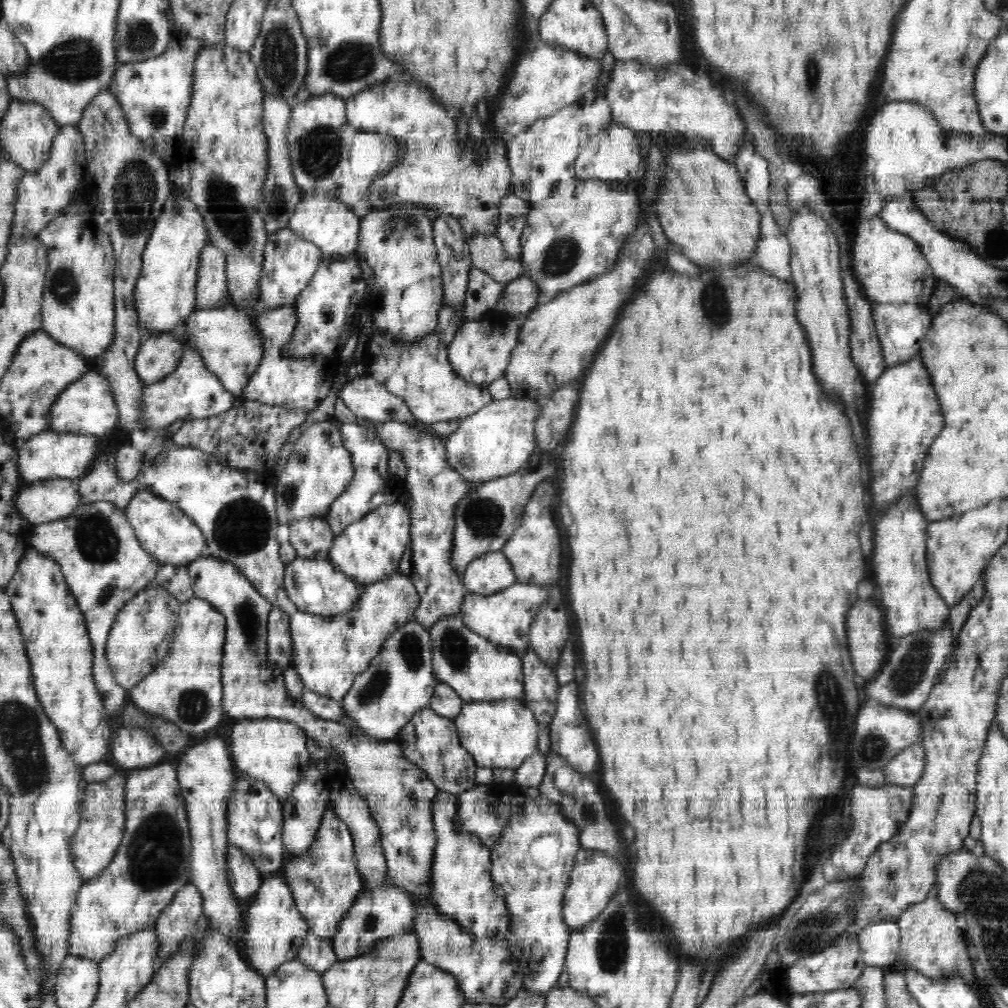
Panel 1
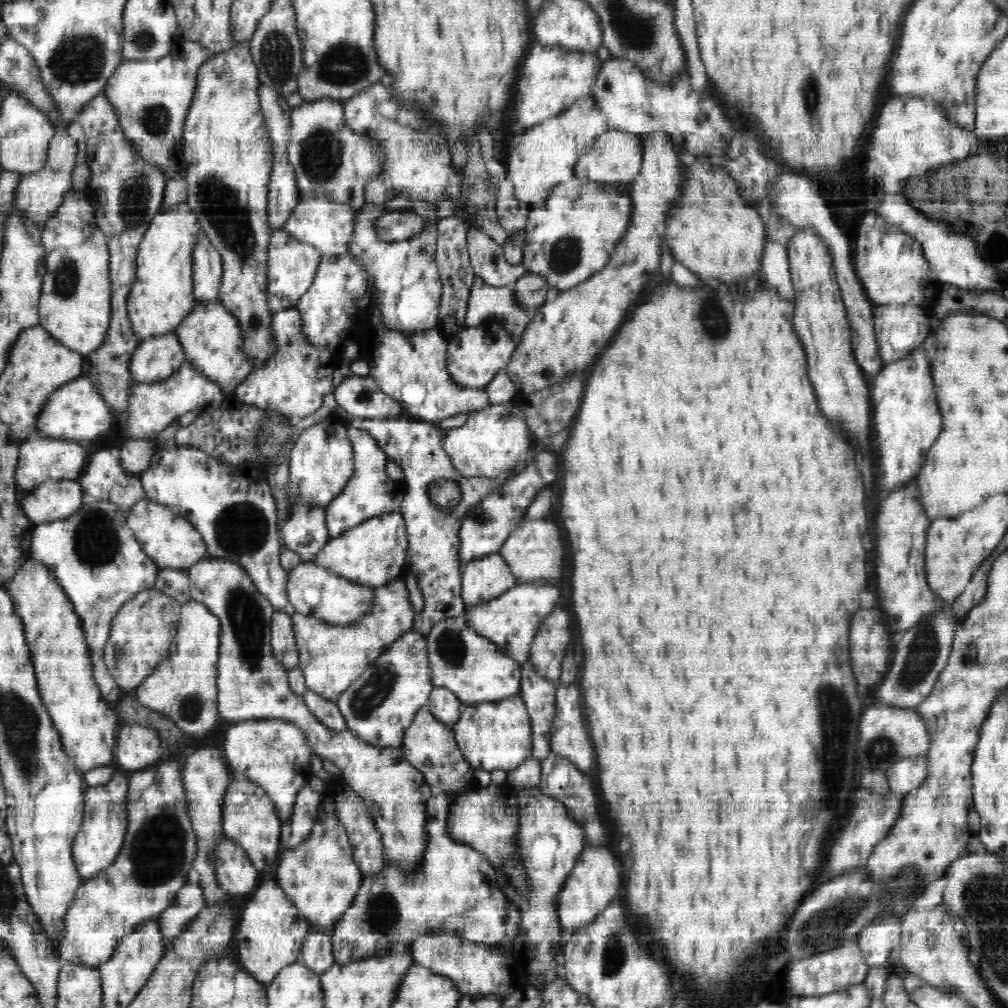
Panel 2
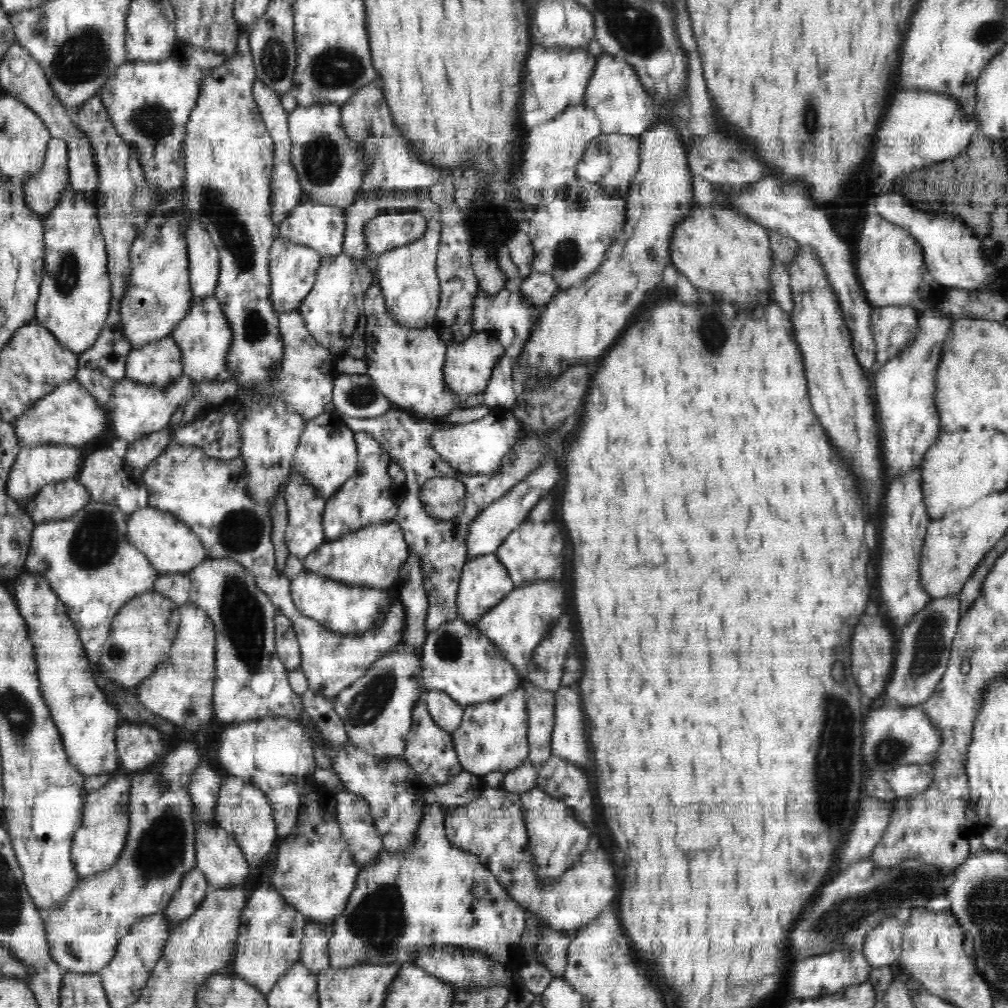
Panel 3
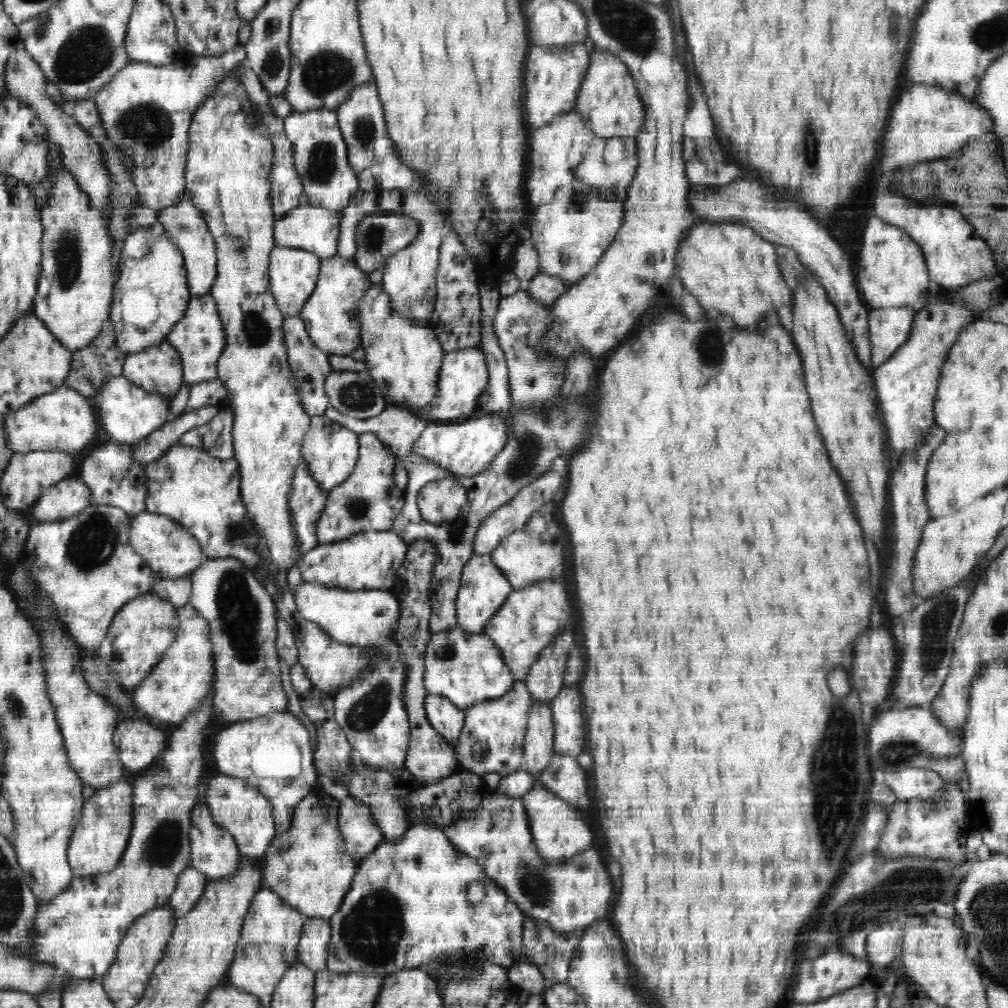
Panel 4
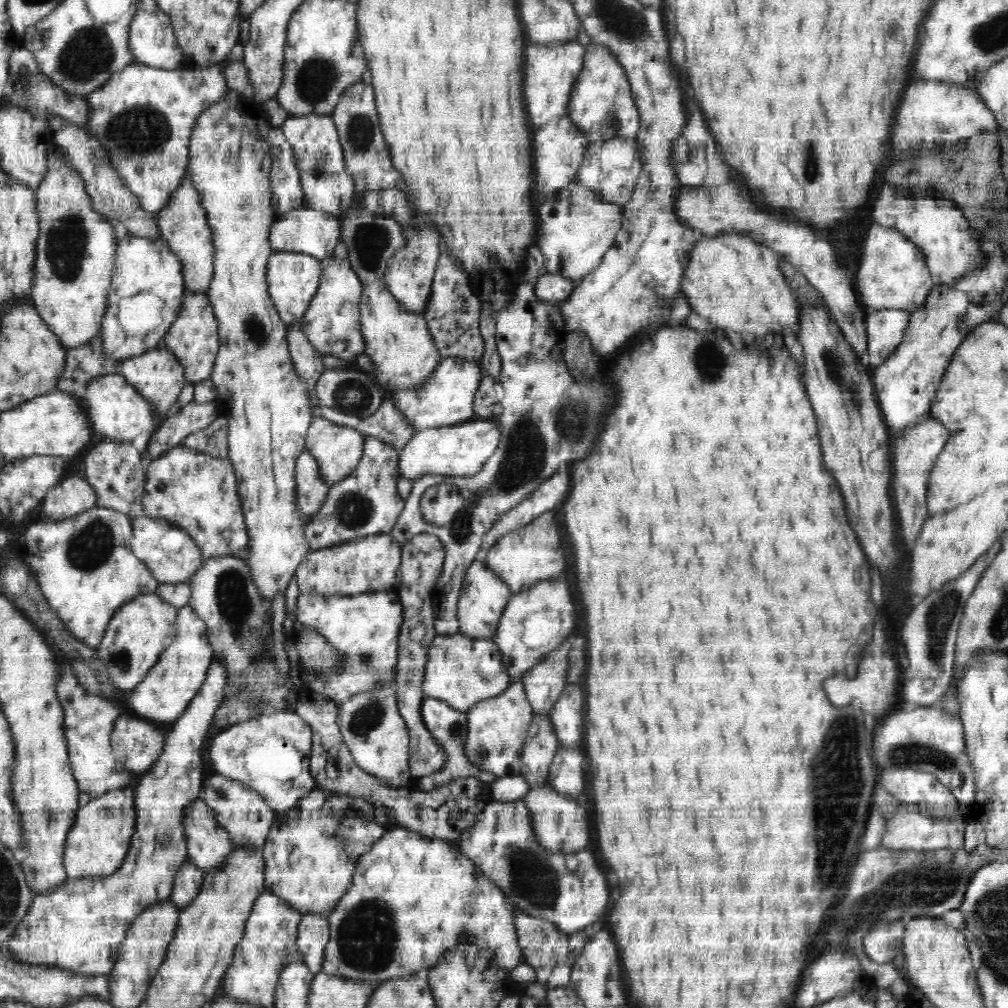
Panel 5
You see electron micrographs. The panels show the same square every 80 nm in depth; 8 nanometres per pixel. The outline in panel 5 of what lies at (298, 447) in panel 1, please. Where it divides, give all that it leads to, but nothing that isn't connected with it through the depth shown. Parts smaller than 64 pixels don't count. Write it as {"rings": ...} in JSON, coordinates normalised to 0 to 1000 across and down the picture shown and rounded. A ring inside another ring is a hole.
{"rings":[[[311,414],[304,430],[303,447],[315,457],[319,475],[327,482],[353,466],[361,450],[361,435],[361,431],[346,423],[333,421],[324,415]]]}

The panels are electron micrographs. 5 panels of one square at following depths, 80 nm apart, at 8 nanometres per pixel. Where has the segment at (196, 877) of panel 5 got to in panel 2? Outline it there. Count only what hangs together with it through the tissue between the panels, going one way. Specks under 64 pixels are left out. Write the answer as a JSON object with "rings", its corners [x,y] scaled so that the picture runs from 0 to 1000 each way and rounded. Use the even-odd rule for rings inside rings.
{"rings":[[[190,867],[185,877],[175,886],[169,899],[161,907],[158,907],[156,913],[163,930],[163,937],[167,938],[172,931],[175,931],[203,899],[204,892],[202,892],[200,878]]]}

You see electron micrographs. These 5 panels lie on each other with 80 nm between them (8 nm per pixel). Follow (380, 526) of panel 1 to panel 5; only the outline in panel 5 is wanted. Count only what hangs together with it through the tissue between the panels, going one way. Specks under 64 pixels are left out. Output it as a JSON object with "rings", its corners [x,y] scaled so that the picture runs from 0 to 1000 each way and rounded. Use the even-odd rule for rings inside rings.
{"rings":[[[367,530],[361,534],[345,537],[338,541],[309,546],[293,565],[293,574],[298,589],[312,588],[315,591],[347,591],[370,586],[390,585],[394,567],[398,560],[399,540],[393,538],[388,530]]]}

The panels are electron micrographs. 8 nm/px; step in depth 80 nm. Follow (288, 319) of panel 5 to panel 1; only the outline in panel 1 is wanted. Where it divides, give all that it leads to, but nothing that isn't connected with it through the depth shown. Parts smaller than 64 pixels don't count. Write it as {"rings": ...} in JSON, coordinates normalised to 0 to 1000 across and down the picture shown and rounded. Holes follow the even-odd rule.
{"rings":[[[286,225],[266,232],[266,241],[262,250],[260,279],[256,282],[256,288],[259,292],[257,311],[278,304],[292,304],[297,292],[308,282],[321,258],[322,255],[315,244],[300,237]]]}

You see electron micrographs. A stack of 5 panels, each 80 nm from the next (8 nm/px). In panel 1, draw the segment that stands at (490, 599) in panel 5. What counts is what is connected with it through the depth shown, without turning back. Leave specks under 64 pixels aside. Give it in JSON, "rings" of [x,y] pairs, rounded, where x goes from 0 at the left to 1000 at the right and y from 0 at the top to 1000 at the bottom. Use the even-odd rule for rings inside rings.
{"rings":[[[494,546],[470,555],[459,567],[459,581],[466,589],[490,589],[513,577],[509,562]]]}

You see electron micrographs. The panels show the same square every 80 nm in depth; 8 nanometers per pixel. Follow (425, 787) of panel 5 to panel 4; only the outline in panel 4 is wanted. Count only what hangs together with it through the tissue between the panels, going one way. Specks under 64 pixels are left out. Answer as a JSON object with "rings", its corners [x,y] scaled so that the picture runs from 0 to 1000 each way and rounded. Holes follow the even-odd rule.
{"rings":[[[424,688],[422,705],[427,719],[451,743],[461,718],[461,703],[454,702],[440,690]]]}

